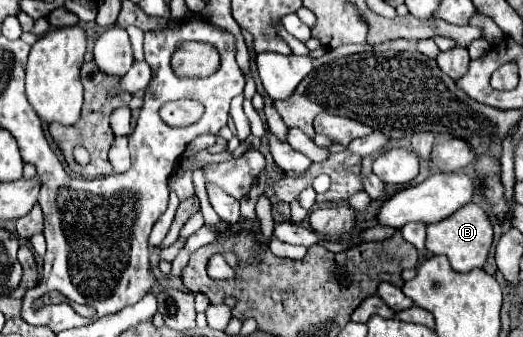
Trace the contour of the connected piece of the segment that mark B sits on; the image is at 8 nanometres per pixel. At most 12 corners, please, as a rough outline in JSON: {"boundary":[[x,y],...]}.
{"boundary":[[475,203],[427,227],[427,251],[483,267],[493,223]]}

